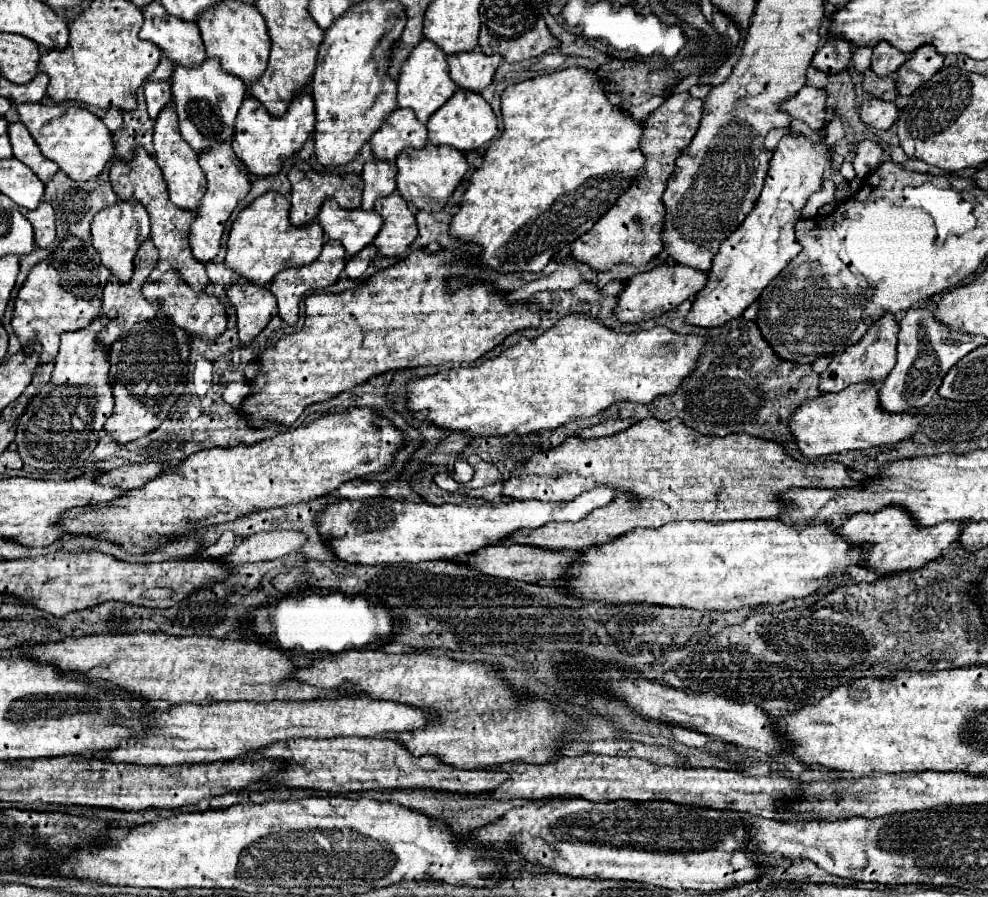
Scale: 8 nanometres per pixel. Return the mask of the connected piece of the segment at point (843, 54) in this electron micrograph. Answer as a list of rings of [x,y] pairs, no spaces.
[[[826,39],[820,51],[812,59],[812,67],[824,73],[842,73],[852,59],[850,45],[840,39]]]

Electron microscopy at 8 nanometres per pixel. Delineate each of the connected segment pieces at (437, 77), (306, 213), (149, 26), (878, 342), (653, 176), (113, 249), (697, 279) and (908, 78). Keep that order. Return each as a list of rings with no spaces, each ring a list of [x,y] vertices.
[[[426,37],[414,47],[414,51],[402,63],[398,75],[400,75],[400,79],[398,79],[398,107],[412,109],[422,123],[426,123],[430,119],[430,115],[434,111],[438,111],[458,89],[456,83],[448,75],[446,53]]]
[[[296,161],[292,165],[292,169],[288,171],[288,179],[292,183],[292,191],[290,191],[290,201],[292,201],[292,207],[290,207],[290,223],[292,225],[304,225],[304,223],[310,223],[316,219],[318,211],[320,211],[320,205],[322,201],[328,198],[334,198],[342,208],[358,209],[361,204],[362,195],[362,179],[360,175],[354,177],[352,181],[351,175],[332,175],[332,173],[320,173],[320,171],[314,171],[306,161]]]
[[[160,1],[148,3],[142,13],[144,25],[140,29],[140,39],[156,43],[174,65],[198,67],[206,59],[196,23],[186,23],[184,19],[168,15]]]
[[[884,315],[884,319],[880,319],[878,323],[872,325],[872,329],[864,335],[864,339],[860,343],[848,347],[844,353],[840,353],[832,359],[828,369],[820,375],[818,389],[822,393],[832,393],[832,391],[842,391],[844,387],[848,387],[852,383],[872,383],[872,385],[882,383],[888,377],[888,373],[892,371],[892,367],[896,365],[898,331],[900,331],[900,325],[894,319],[894,315]]]
[[[686,91],[668,95],[664,103],[644,119],[644,133],[640,139],[640,151],[646,157],[644,167],[634,177],[632,187],[620,195],[620,199],[606,215],[600,217],[596,227],[592,227],[592,231],[584,233],[570,245],[570,257],[586,263],[594,271],[610,271],[616,263],[630,263],[634,267],[648,265],[662,251],[662,193],[666,189],[670,173],[674,171],[676,155],[680,155],[680,151],[692,141],[692,135],[698,131],[700,119],[702,101],[694,99]]]
[[[118,201],[112,207],[104,207],[92,219],[90,229],[92,229],[92,245],[100,253],[104,265],[112,271],[112,275],[116,275],[122,281],[128,281],[134,271],[132,259],[140,243],[150,237],[150,219],[146,207],[140,201]]]
[[[664,263],[654,267],[652,271],[638,273],[632,279],[626,281],[624,289],[618,293],[618,303],[614,307],[614,315],[620,323],[642,323],[652,317],[658,317],[674,307],[678,307],[682,301],[694,297],[702,285],[706,283],[706,273],[696,271],[692,267],[684,267],[678,263]]]
[[[924,45],[922,49],[912,53],[912,59],[908,59],[896,73],[896,91],[898,95],[912,95],[922,83],[926,83],[934,73],[938,73],[944,67],[944,57],[936,55],[934,47]]]

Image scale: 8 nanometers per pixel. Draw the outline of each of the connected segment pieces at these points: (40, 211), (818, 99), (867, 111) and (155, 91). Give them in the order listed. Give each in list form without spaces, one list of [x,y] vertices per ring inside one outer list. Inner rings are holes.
[[[42,201],[34,211],[26,211],[26,209],[20,209],[20,211],[34,227],[34,241],[36,241],[36,245],[52,247],[56,243],[54,209],[46,201]]]
[[[804,85],[798,95],[784,103],[784,111],[790,111],[794,119],[804,121],[814,131],[826,127],[826,91]]]
[[[876,97],[864,99],[860,105],[860,119],[870,127],[888,131],[894,125],[894,121],[898,119],[898,109],[894,103],[888,103],[888,101],[882,101]]]
[[[146,81],[144,93],[146,93],[146,105],[148,105],[150,119],[156,119],[160,109],[166,107],[172,101],[172,93],[170,93],[170,83],[168,81]]]

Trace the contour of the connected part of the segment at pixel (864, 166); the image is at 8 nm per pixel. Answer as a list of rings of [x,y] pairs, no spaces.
[[[862,141],[862,143],[858,143],[856,157],[852,161],[856,175],[858,177],[870,175],[872,171],[878,169],[880,159],[882,159],[882,149],[880,149],[878,143],[874,143],[874,141]]]

